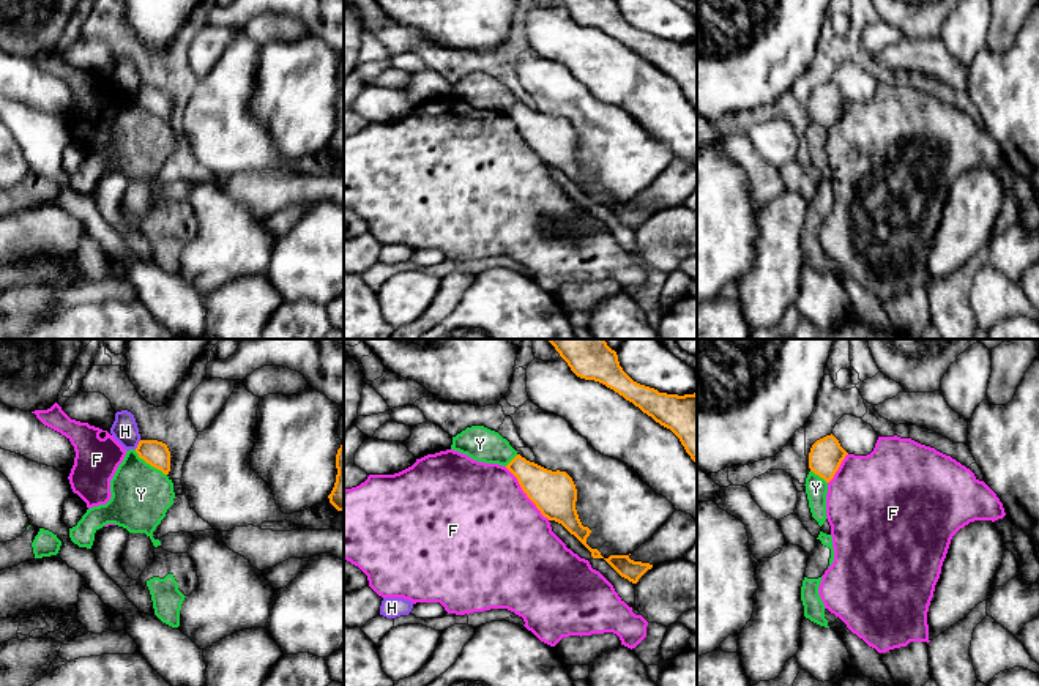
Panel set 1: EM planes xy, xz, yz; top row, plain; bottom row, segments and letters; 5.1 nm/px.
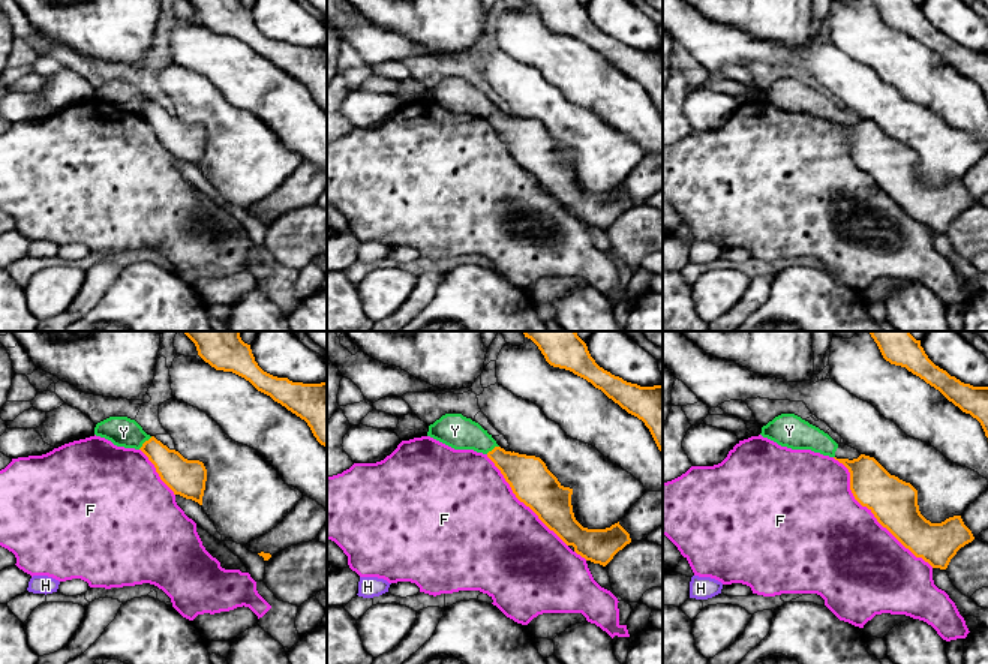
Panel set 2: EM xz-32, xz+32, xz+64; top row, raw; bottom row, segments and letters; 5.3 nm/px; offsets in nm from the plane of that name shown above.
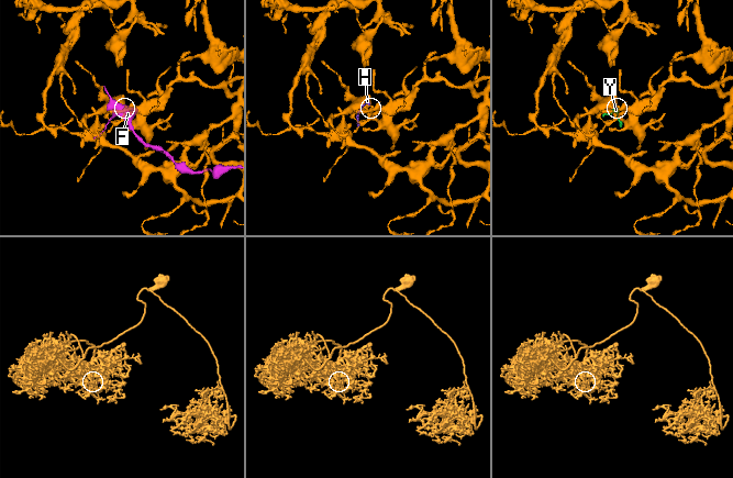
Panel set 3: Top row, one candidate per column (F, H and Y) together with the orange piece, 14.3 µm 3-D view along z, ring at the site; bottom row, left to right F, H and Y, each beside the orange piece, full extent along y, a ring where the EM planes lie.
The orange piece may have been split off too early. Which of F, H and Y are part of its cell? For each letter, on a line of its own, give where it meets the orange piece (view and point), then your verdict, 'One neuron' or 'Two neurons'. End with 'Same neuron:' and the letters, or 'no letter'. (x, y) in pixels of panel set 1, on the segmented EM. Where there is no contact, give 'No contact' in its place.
F: Touches orange at xz (525, 492). Two neurons
H: Touches orange at xy (137, 445). Two neurons
Y: Touches orange at xy (150, 464). Two neurons
Same neuron: no letter

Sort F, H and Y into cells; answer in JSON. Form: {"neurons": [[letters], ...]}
{"neurons": [["F"], ["H"], ["Y"]]}

